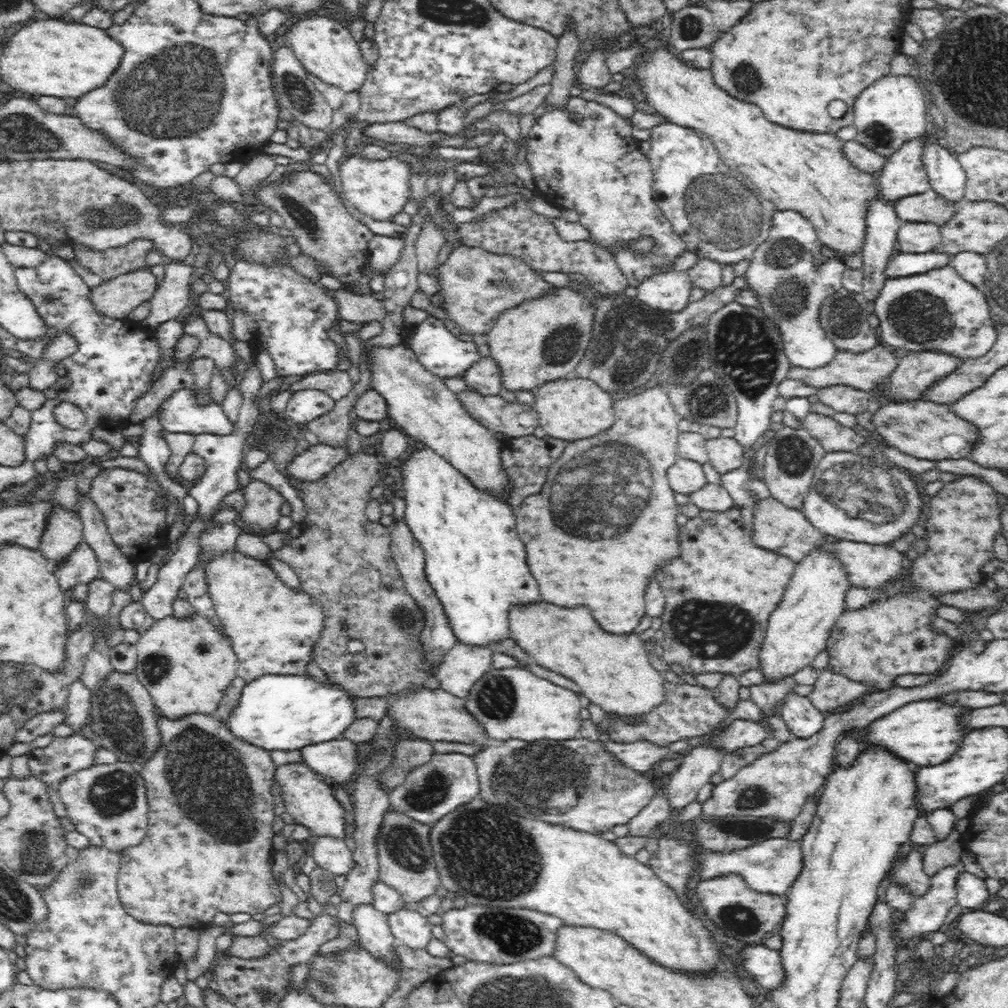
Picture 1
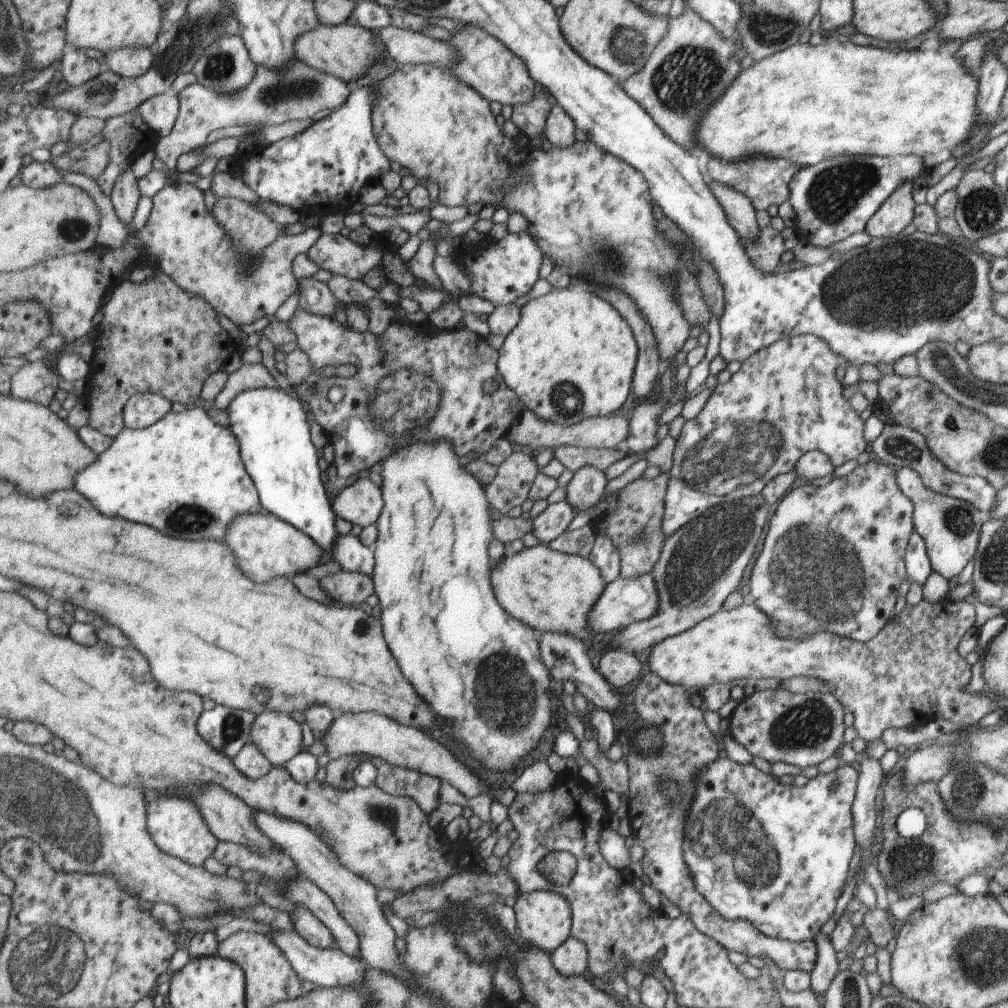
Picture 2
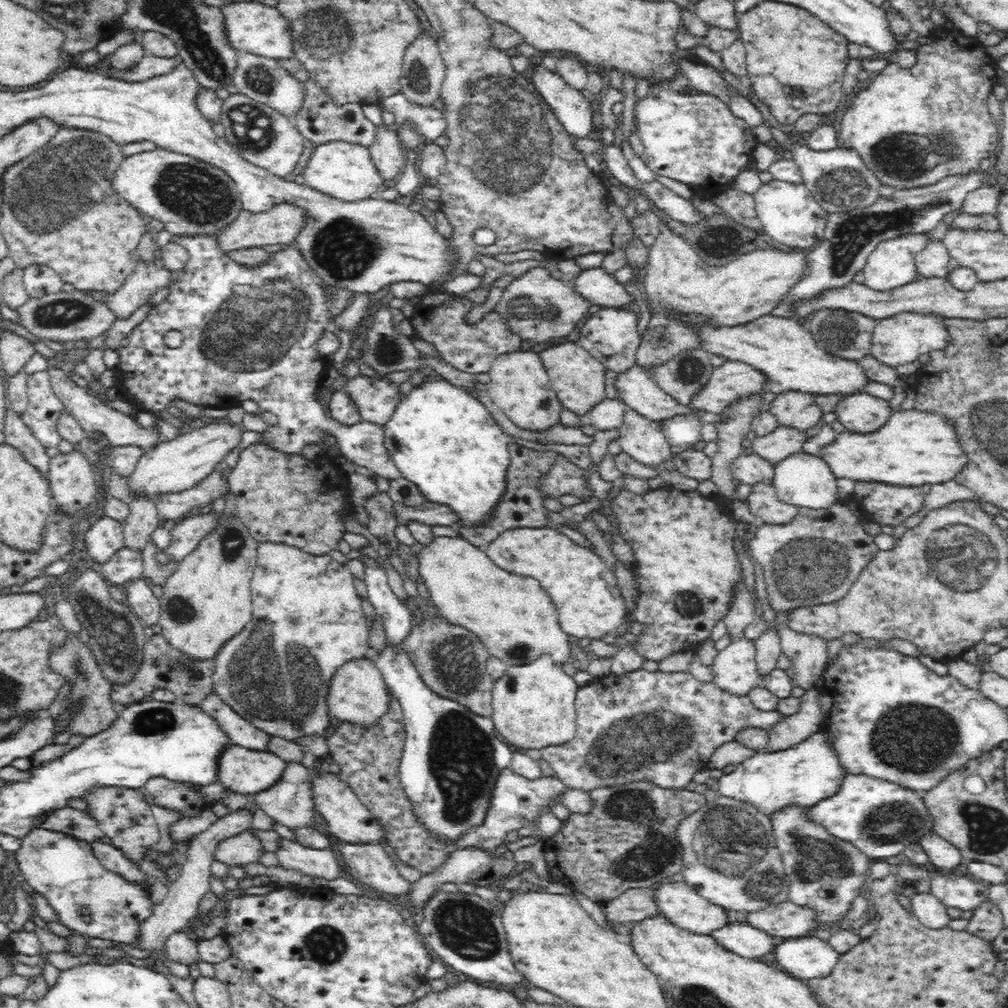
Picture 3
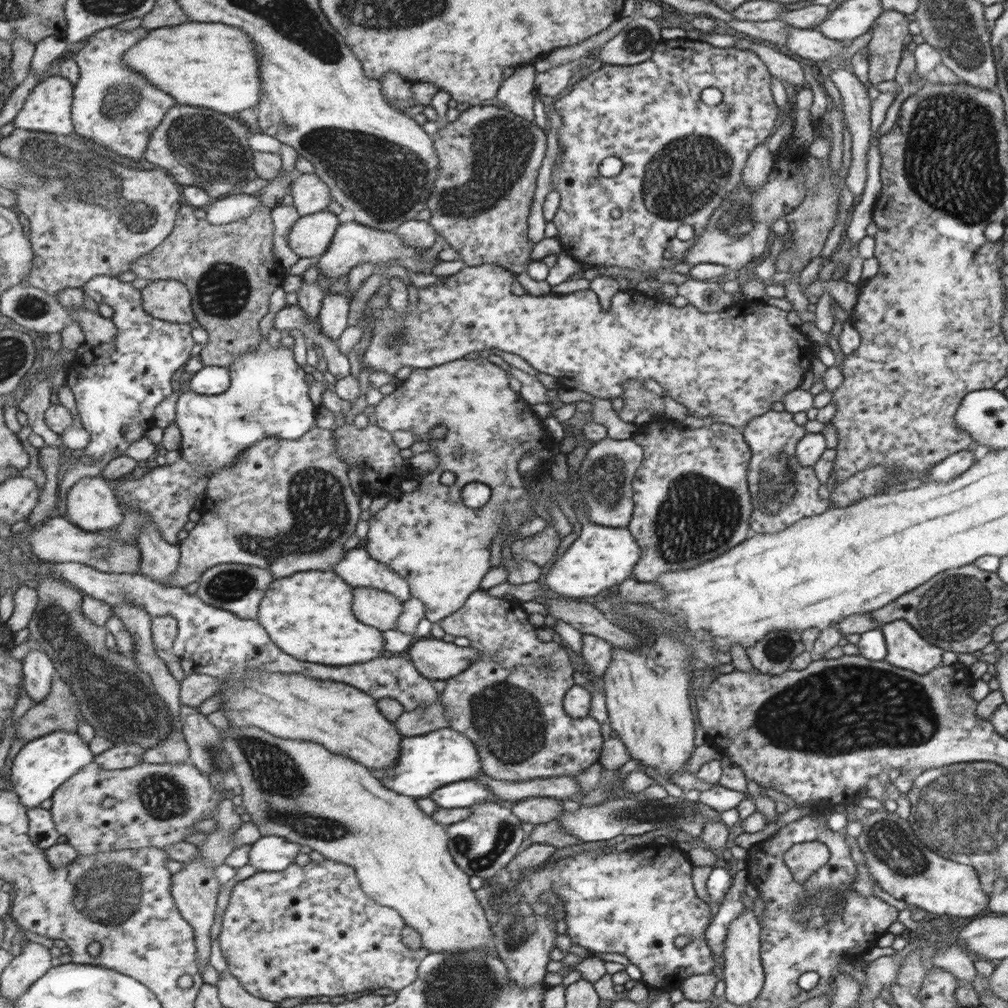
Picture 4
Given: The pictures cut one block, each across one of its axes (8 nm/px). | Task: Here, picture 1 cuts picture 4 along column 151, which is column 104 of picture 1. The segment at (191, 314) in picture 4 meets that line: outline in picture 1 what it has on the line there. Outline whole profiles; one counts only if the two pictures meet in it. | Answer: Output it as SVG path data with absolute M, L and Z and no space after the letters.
M150 266L141 267L140 270L121 274L109 281L103 281L97 287L91 288L92 303L100 314L116 320L128 320L128 316L142 302L148 302L153 298L158 282L156 276L149 269Z

